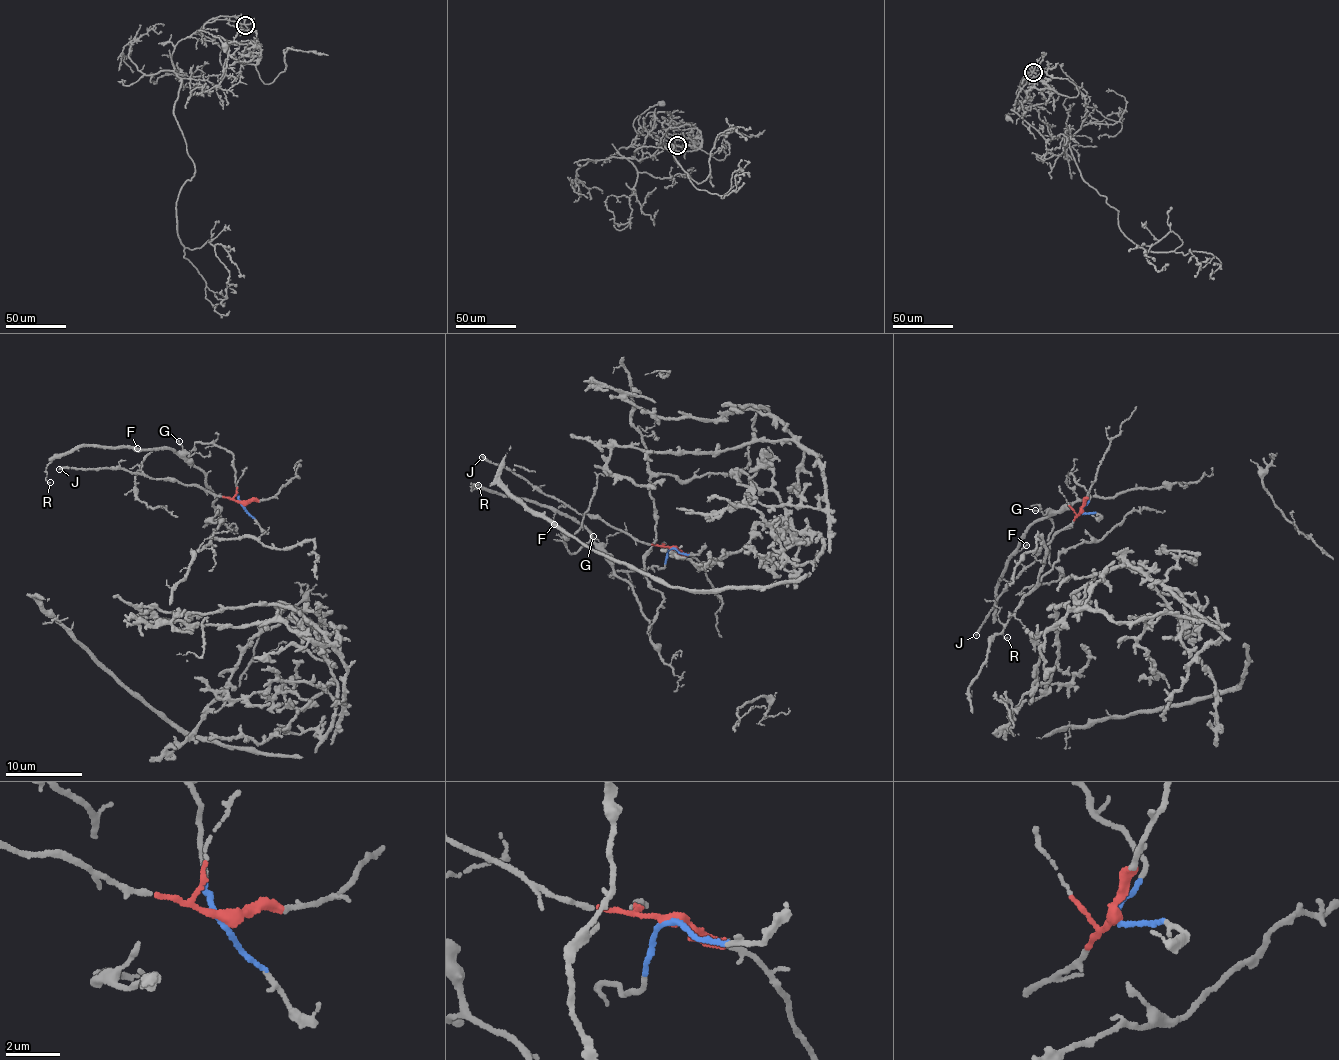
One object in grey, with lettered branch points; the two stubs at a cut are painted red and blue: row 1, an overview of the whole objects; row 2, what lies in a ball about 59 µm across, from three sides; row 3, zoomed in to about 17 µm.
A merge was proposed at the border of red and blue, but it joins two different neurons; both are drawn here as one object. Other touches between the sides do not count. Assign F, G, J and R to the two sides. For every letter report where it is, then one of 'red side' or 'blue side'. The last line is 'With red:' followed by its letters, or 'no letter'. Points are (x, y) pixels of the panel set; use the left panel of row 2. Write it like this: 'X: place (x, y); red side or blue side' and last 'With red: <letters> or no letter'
F: place (137, 448); blue side
G: place (179, 441); blue side
J: place (59, 469); red side
R: place (50, 482); blue side
With red: J

